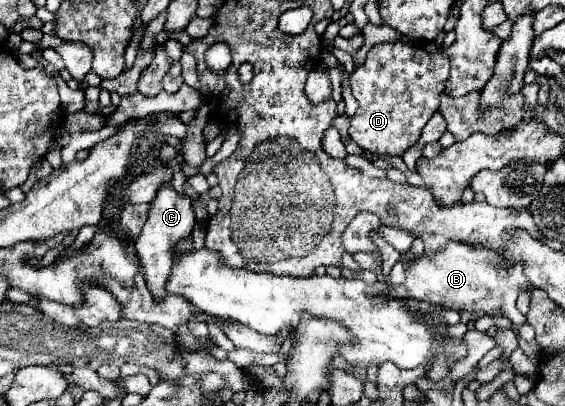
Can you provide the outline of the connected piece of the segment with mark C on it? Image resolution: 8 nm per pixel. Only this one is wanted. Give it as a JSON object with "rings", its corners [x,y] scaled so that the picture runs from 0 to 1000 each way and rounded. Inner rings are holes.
{"rings":[[[285,463],[274,483],[274,493],[267,498],[264,512],[264,537],[246,576],[246,586],[239,591],[239,611],[246,626],[246,640],[253,650],[253,670],[257,670],[257,690],[260,690],[260,709],[271,724],[271,734],[281,744],[296,729],[292,719],[292,700],[303,680],[303,660],[306,660],[306,635],[310,635],[310,606],[320,586],[335,586],[338,567],[345,552],[345,527],[342,527],[342,507],[338,507],[338,488],[331,483],[317,483],[306,463]]]}

